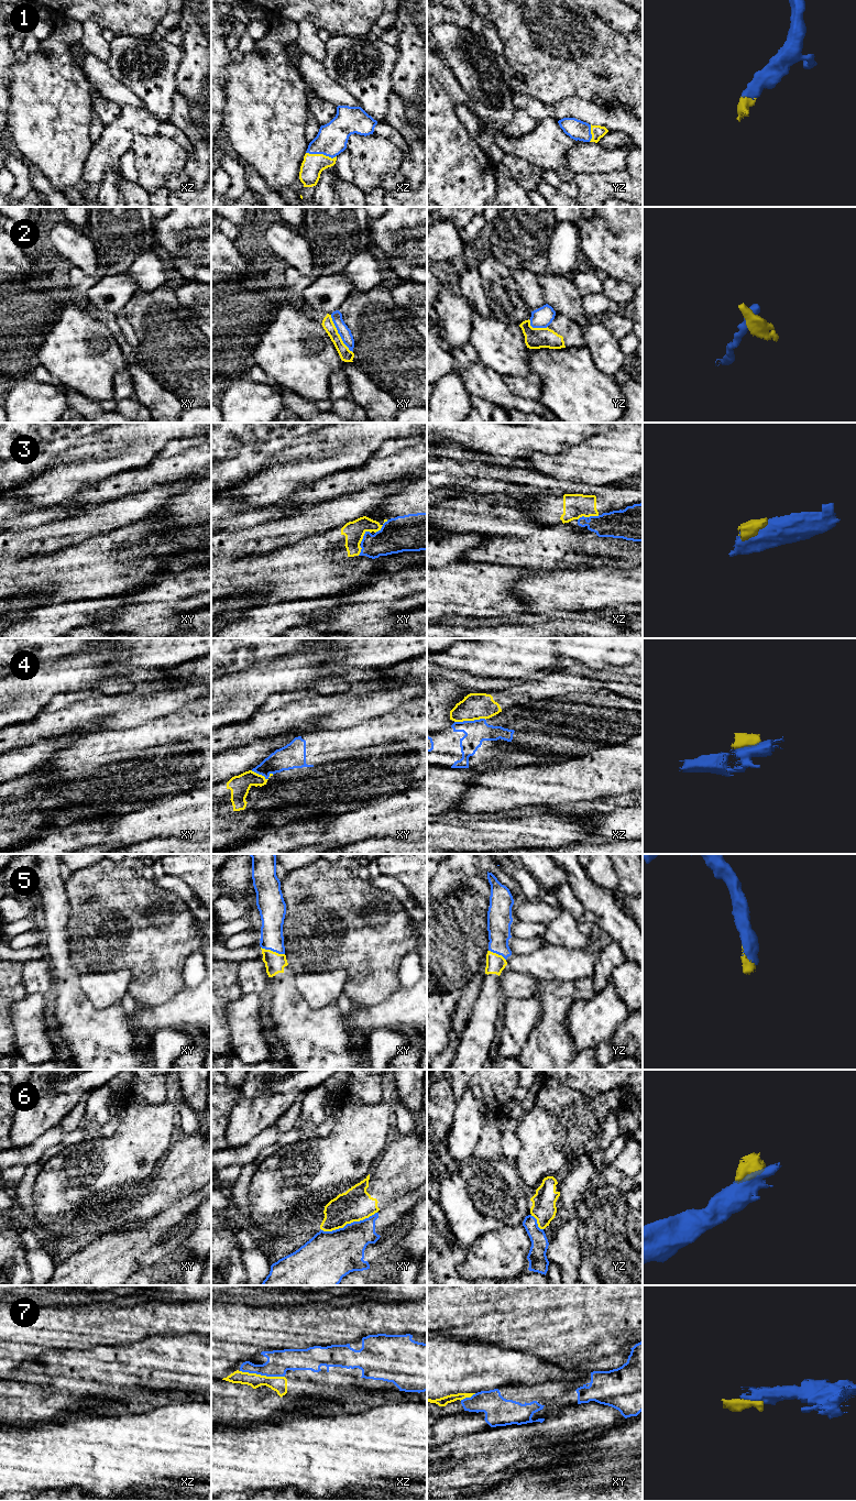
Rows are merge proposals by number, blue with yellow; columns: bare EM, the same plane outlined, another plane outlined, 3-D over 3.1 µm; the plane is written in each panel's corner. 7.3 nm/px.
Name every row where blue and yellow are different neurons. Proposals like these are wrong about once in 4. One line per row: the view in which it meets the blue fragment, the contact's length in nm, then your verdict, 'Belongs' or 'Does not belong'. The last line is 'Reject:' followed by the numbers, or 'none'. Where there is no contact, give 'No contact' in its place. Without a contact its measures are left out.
1: Touches blue in xz. Shared border 220 nm. Belongs
2: Touches blue in xy. Shared border 320 nm. Belongs
3: Touches blue in xz. Shared border 160 nm. Does not belong
4: Touches blue in xz. Shared border 240 nm. Does not belong
5: Touches blue in xy. Shared border 190 nm. Belongs
6: Touches blue in xy. Shared border 440 nm. Does not belong
7: Touches blue in xz. Shared border 340 nm. Belongs
Reject: 3, 4, 6

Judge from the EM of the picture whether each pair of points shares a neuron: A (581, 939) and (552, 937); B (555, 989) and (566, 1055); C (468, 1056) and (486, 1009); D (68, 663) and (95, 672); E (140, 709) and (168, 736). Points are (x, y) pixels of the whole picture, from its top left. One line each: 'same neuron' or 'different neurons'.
A: same neuron
B: same neuron
C: same neuron
D: same neuron
E: different neurons

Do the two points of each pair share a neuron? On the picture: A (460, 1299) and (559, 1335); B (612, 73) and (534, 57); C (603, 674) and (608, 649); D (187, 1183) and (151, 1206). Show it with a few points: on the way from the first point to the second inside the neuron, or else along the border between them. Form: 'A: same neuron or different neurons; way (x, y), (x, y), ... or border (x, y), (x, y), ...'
A: same neuron; way (484, 1299), (523, 1299), (535, 1311)
B: same neuron; way (592, 62), (566, 62), (553, 58)
C: different neurons; border (579, 661), (593, 669), (629, 665)
D: same neuron; way (178, 1183), (174, 1183), (160, 1197)

